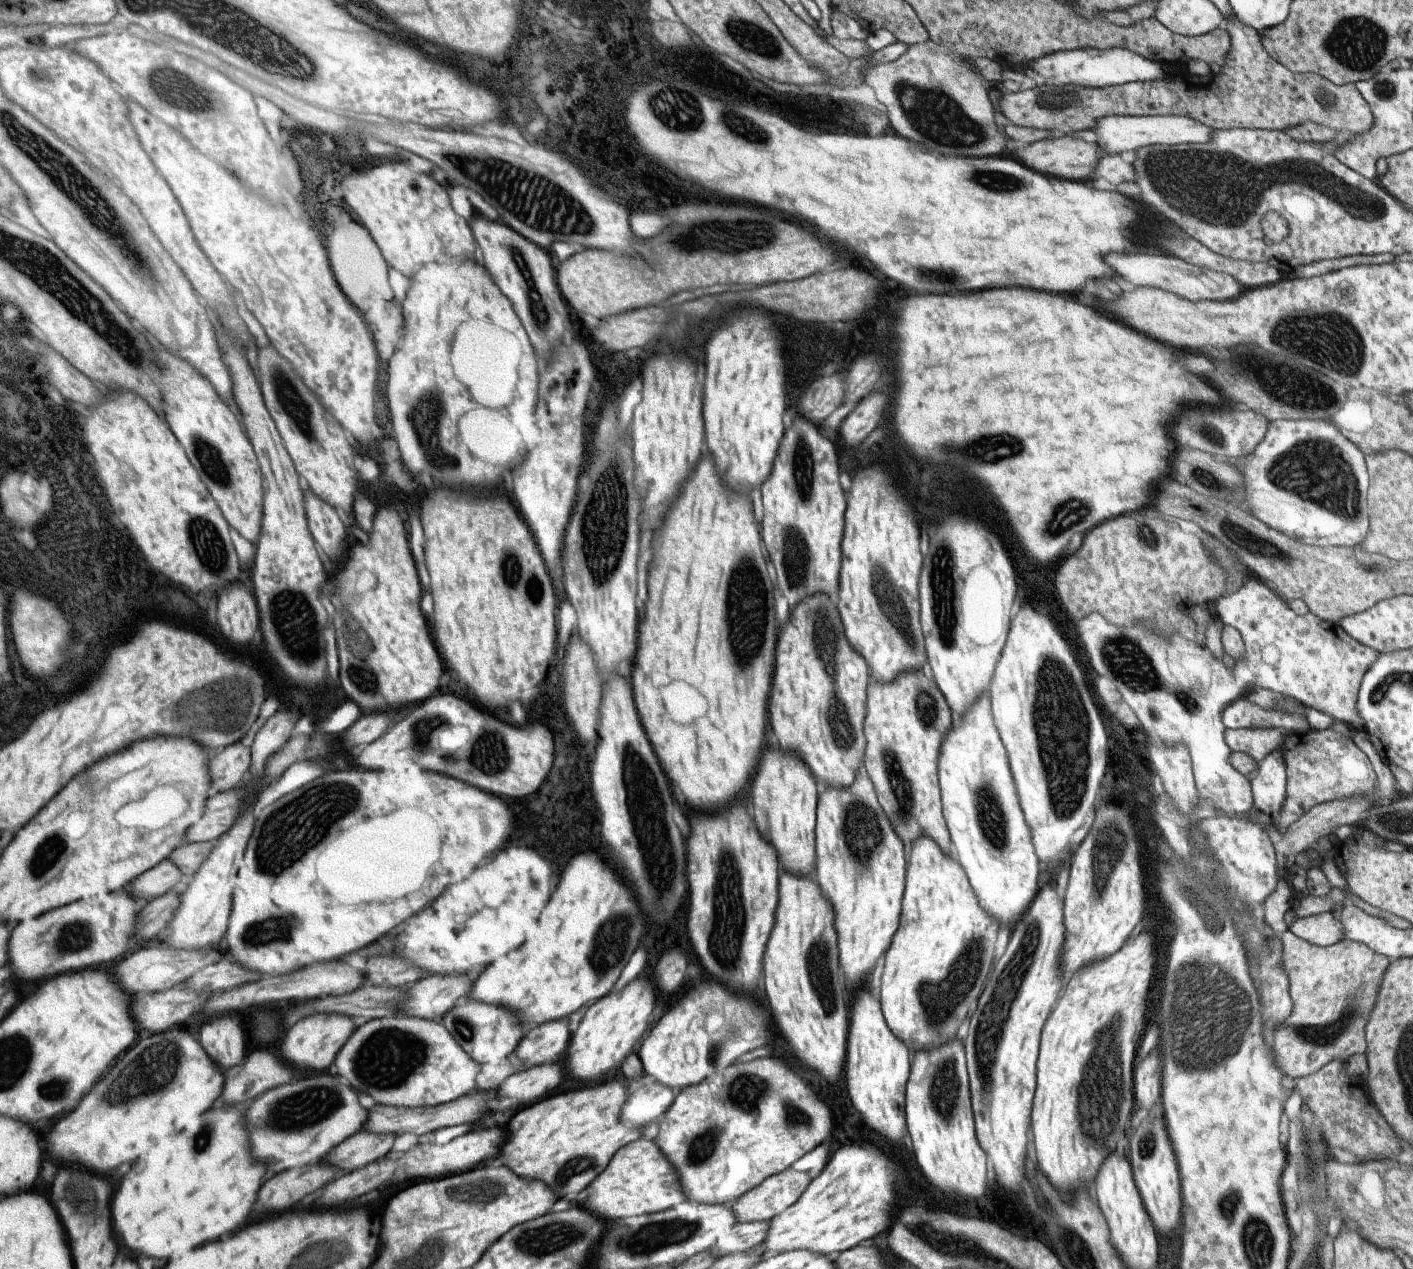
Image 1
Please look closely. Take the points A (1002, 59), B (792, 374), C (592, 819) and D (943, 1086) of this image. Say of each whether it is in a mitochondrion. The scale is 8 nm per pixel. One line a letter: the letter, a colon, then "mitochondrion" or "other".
A: other
B: other
C: other
D: mitochondrion

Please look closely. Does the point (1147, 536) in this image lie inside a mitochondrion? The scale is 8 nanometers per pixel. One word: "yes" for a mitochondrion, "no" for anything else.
yes

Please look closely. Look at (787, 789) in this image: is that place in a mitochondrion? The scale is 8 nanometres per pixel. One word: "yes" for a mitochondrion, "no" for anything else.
no

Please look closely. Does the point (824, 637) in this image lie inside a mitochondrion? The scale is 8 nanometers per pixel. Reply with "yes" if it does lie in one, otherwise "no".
yes

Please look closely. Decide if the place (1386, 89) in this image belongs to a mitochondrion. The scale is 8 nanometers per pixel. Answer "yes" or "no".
yes

